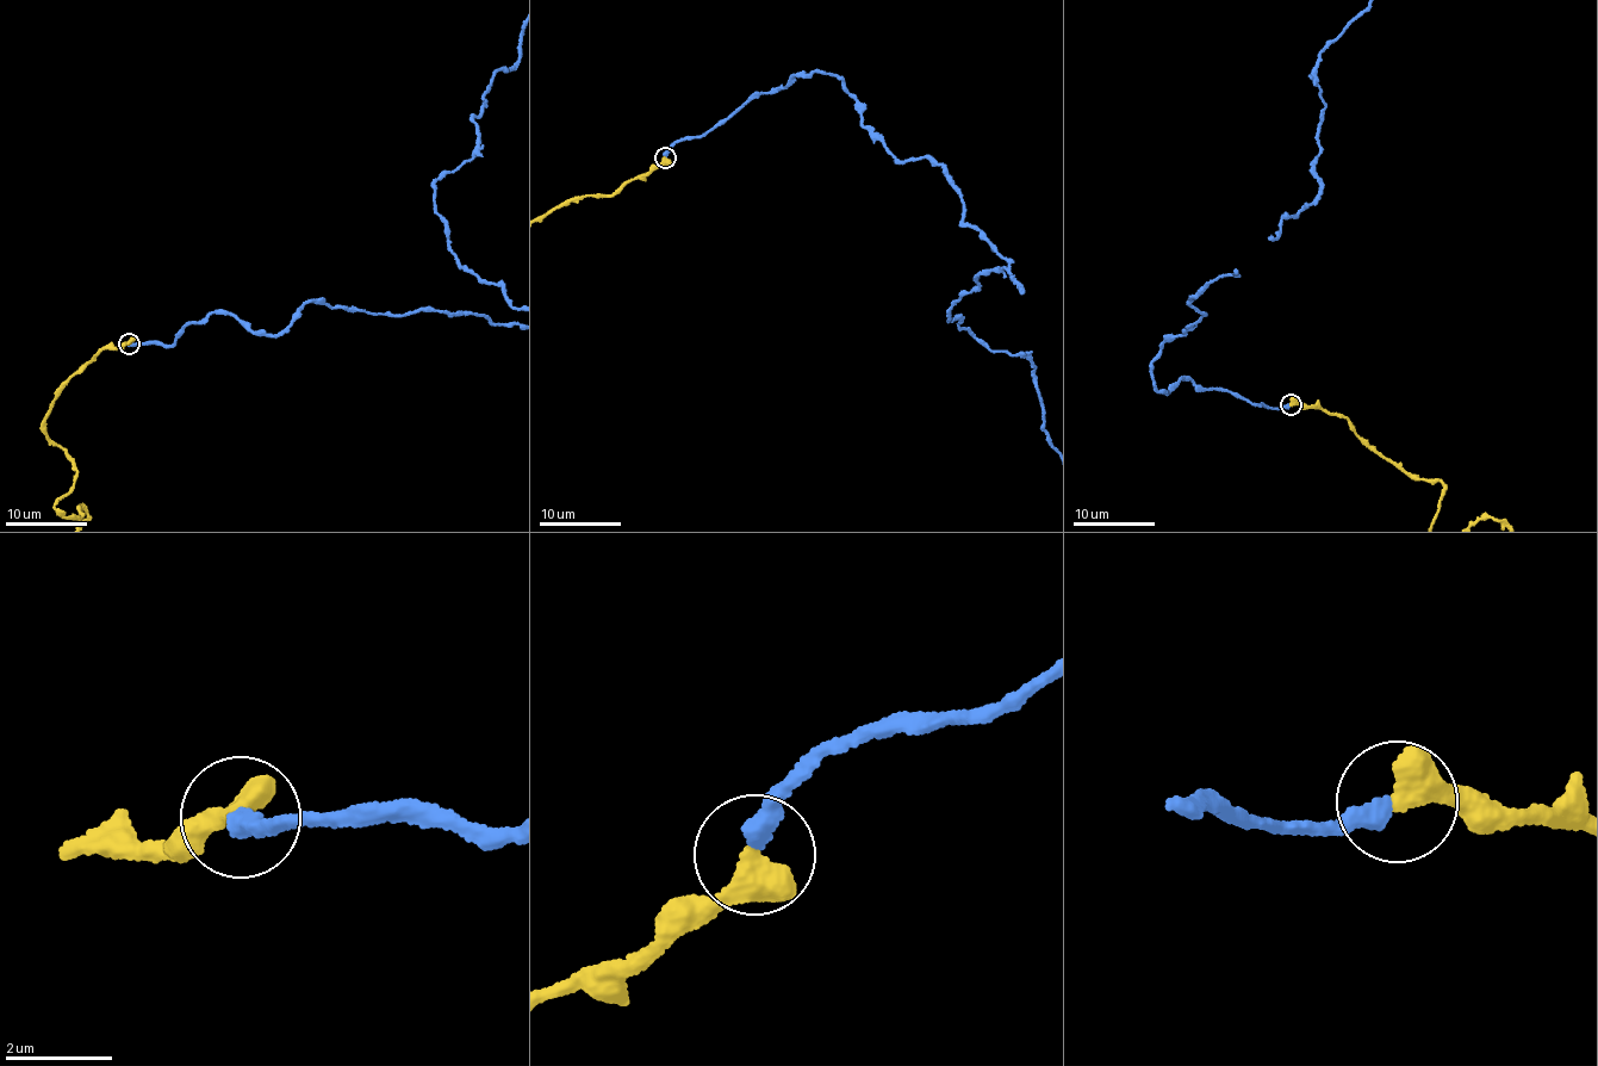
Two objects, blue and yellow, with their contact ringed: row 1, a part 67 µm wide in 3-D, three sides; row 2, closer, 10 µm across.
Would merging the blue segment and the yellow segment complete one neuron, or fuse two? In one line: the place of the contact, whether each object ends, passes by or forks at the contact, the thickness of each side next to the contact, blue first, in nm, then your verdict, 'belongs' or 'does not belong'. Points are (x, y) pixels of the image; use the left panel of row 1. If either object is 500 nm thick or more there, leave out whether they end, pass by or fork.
at (129, 344); 360 nm thick on the blue side, 500 nm on the other; belongs

